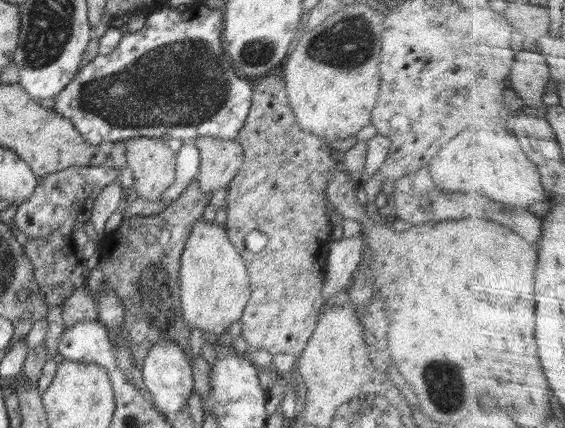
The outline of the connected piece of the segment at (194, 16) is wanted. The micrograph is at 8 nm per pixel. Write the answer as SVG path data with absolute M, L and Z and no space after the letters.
M195 3L185 12L169 6L152 11L144 18L144 28L125 34L108 55L97 55L79 69L75 77L54 97L54 110L68 118L90 144L111 146L129 138L178 138L183 142L200 137L236 140L249 114L254 83L236 75L223 49L222 12L208 3Z

